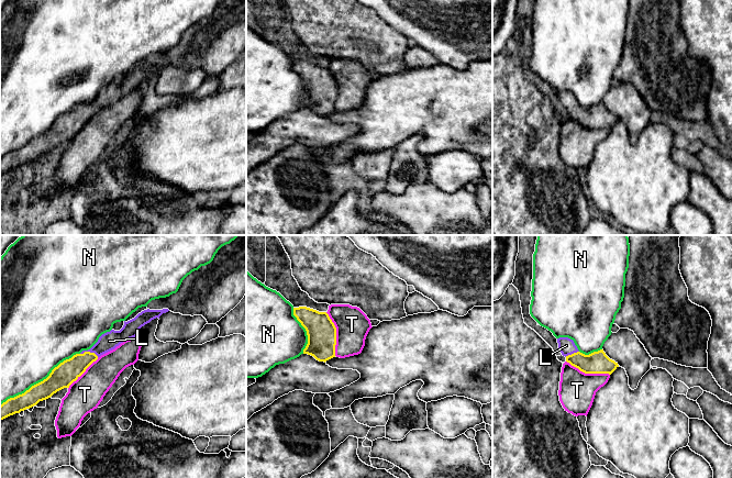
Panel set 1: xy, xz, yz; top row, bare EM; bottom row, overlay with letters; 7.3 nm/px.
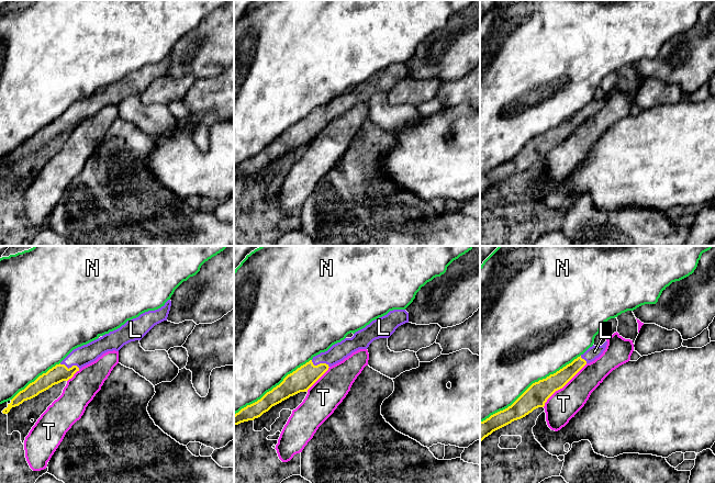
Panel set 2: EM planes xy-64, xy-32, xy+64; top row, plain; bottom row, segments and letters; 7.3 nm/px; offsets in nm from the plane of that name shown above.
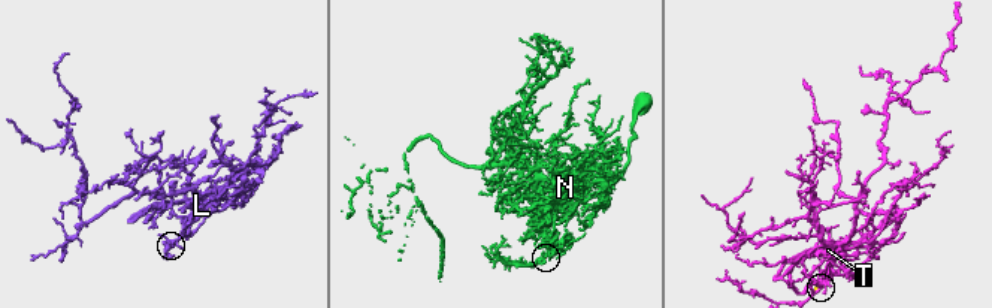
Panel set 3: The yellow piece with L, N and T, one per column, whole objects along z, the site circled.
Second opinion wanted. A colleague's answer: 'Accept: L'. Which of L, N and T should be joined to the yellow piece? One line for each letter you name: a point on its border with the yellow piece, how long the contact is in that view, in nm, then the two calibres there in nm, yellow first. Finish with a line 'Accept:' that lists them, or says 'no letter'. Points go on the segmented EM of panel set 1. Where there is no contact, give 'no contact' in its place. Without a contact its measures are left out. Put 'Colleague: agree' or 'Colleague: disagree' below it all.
L: contact xy (89, 352); length 140 nm; calibres 170 and 140 nm
Accept: L
Colleague: agree

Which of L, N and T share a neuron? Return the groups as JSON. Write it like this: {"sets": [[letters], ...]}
{"sets": [["L"], ["N"], ["T"]]}

